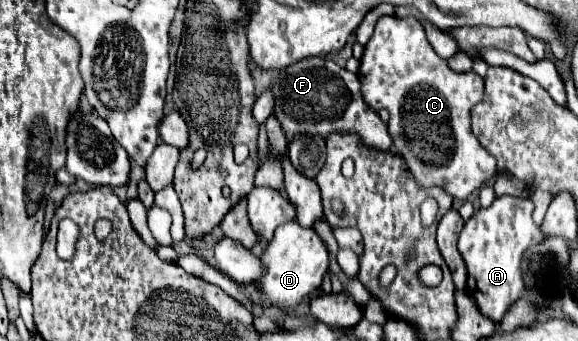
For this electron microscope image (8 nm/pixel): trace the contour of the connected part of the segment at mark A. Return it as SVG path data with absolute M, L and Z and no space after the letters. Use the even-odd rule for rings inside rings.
M497 197L489 207L481 207L459 235L459 253L467 265L467 293L477 299L479 311L495 323L525 291L521 275L523 253L543 241L543 231L533 221L533 209L535 205L529 197Z

